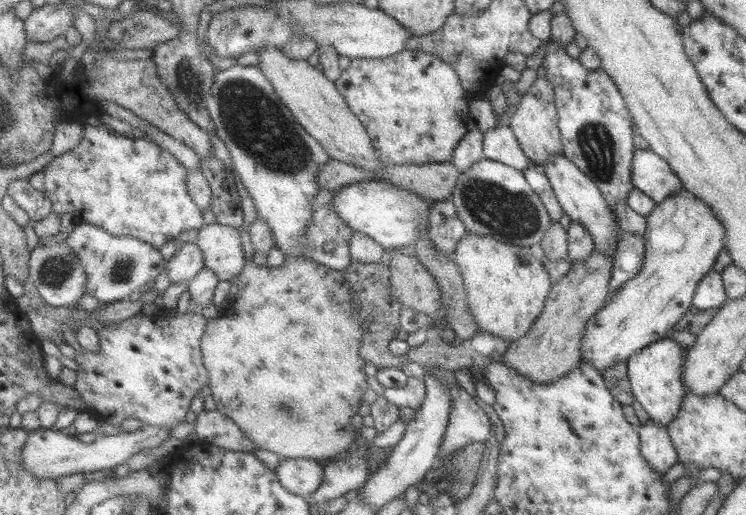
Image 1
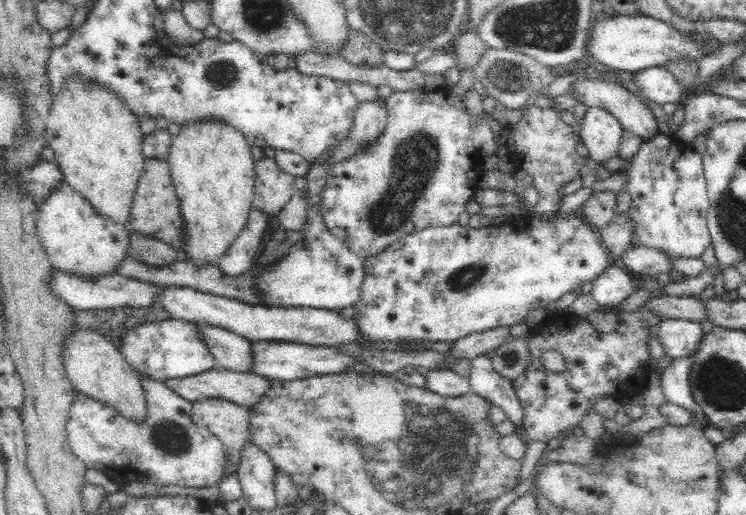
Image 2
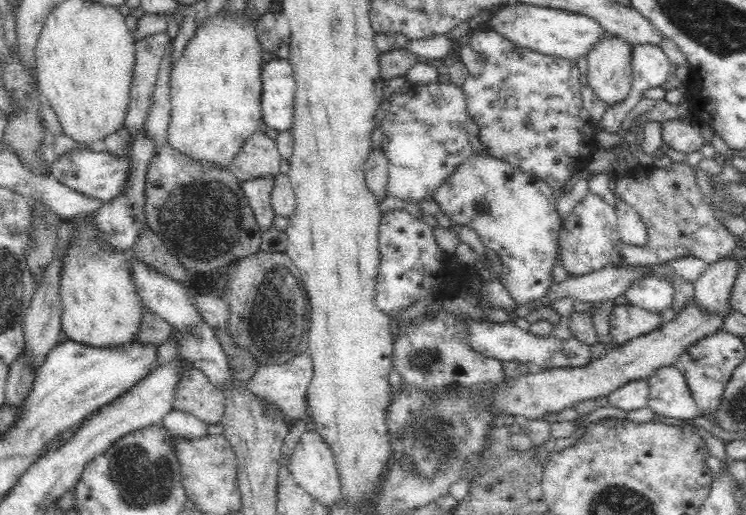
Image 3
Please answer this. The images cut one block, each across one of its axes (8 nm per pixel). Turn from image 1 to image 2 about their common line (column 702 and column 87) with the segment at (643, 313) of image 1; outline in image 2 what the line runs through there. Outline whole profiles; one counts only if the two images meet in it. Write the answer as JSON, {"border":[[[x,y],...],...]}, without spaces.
{"border":[[[65,180],[56,184],[56,188],[48,192],[48,196],[38,205],[36,230],[53,268],[84,278],[116,273],[116,266],[127,255],[130,246],[130,230],[124,229],[120,223],[110,223],[100,217],[94,207]]]}

